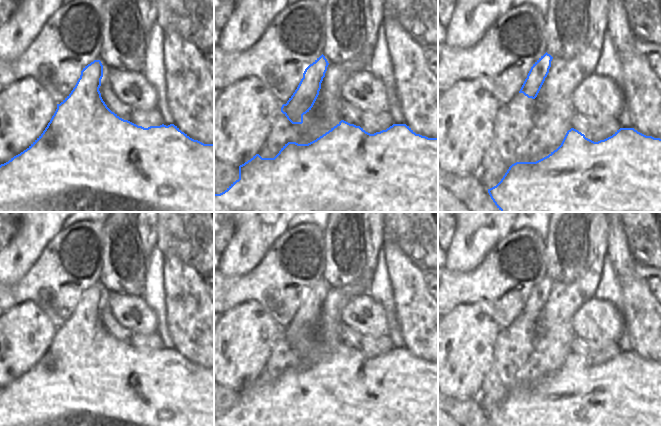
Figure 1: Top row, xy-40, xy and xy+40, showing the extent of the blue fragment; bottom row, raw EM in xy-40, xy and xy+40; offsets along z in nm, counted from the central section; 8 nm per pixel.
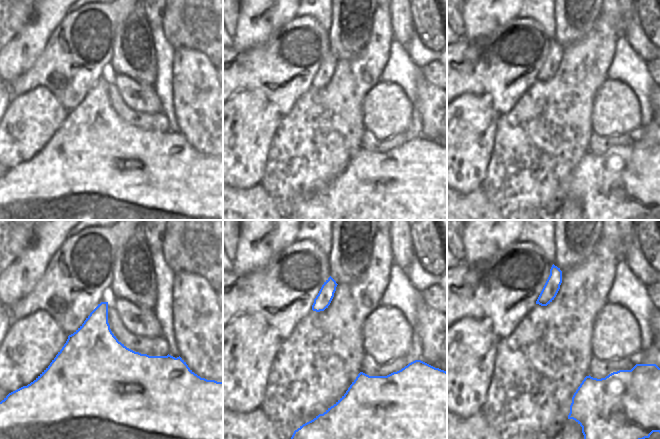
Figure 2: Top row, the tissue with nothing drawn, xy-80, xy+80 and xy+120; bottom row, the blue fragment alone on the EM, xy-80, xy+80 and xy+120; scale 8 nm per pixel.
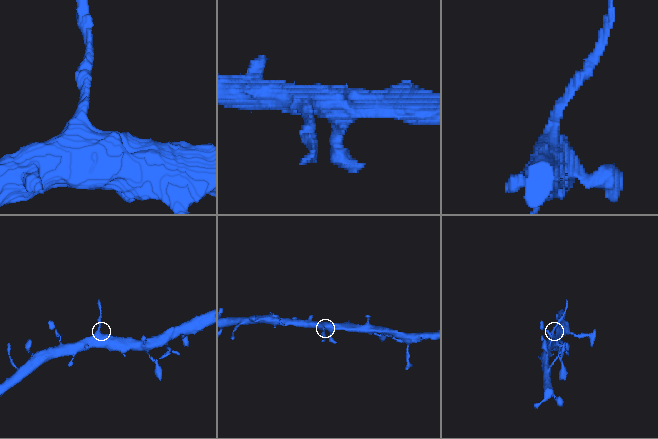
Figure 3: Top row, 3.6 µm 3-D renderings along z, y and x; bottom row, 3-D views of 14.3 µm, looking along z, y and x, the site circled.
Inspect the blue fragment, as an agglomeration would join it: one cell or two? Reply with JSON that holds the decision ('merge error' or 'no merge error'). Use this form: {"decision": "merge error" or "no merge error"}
{"decision": "merge error"}

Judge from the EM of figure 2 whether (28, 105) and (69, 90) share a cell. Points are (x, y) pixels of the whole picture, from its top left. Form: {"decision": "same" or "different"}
{"decision": "different"}

